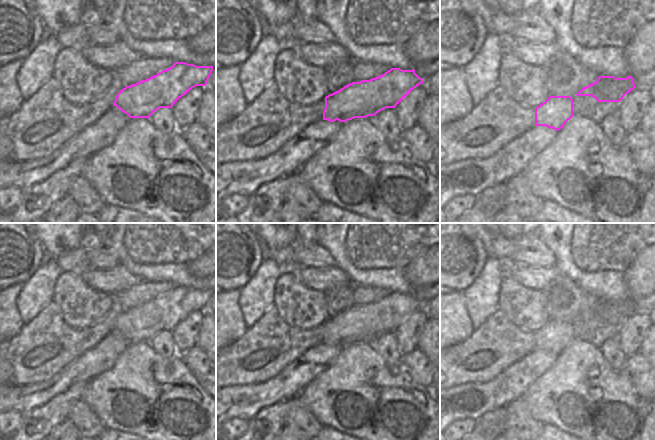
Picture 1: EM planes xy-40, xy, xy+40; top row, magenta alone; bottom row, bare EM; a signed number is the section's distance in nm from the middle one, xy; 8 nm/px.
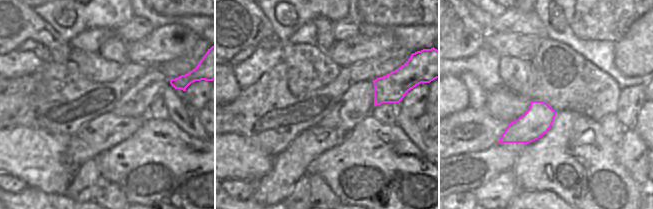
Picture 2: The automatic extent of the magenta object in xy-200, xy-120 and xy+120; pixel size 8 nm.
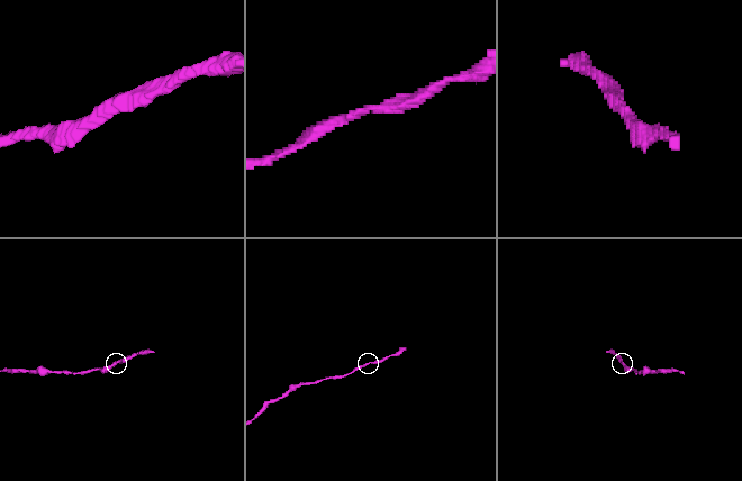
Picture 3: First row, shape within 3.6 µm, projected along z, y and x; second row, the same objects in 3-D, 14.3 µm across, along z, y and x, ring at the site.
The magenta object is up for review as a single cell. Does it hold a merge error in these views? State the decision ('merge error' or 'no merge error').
no merge error

